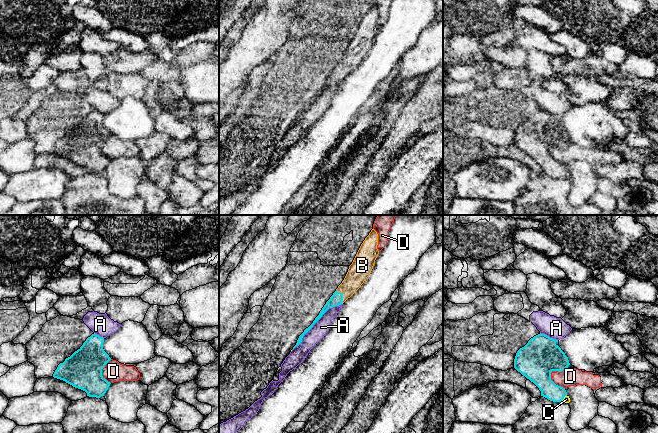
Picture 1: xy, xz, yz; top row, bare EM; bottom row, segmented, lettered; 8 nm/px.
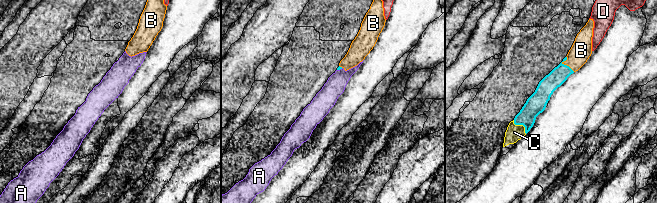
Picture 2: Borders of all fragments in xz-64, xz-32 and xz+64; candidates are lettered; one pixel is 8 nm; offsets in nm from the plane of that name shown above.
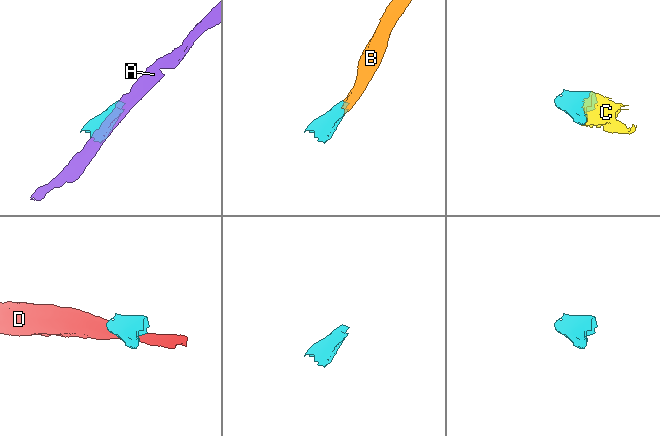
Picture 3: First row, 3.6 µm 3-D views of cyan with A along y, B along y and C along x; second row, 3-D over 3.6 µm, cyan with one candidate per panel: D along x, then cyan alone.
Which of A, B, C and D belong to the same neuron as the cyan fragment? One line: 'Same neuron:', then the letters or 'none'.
Same neuron: B, C

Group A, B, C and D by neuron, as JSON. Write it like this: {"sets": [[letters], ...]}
{"sets": [["A"], ["B", "C"], ["D"]]}

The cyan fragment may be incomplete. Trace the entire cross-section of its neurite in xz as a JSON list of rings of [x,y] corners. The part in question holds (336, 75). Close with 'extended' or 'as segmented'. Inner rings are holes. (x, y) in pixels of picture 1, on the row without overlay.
[[[372,5],[369,11],[361,20],[352,40],[349,42],[344,56],[338,62],[330,75],[326,78],[313,99],[308,104],[306,104],[304,108],[299,112],[297,119],[293,123],[293,125],[301,120],[303,112],[313,103],[313,101],[329,84],[333,84],[335,82],[343,80],[361,63],[361,61],[371,49],[375,36],[379,30],[377,21],[378,10],[374,5]]]; extended

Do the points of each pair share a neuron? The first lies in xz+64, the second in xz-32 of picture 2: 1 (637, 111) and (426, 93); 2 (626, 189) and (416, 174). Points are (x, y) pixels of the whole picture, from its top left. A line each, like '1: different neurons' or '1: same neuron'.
1: same neuron
2: same neuron

